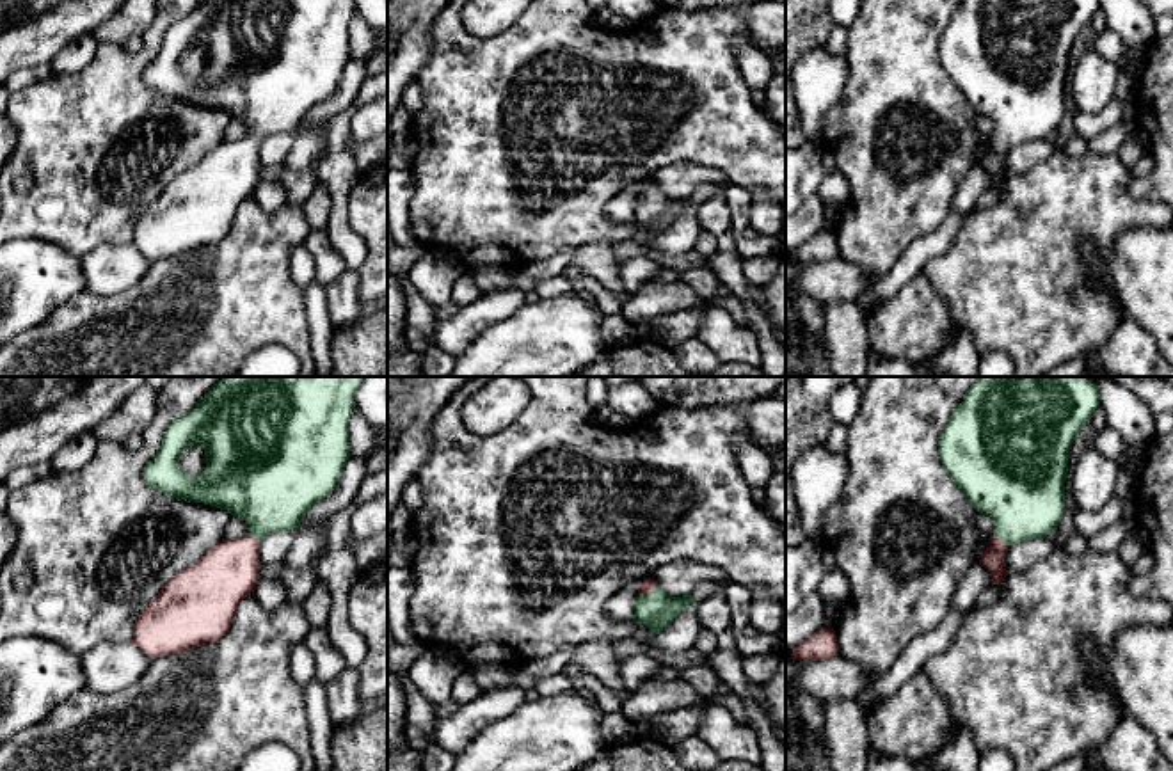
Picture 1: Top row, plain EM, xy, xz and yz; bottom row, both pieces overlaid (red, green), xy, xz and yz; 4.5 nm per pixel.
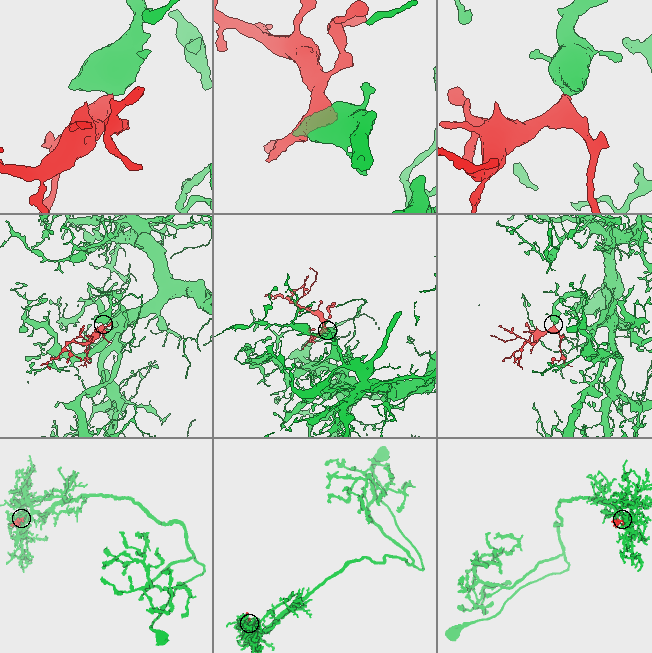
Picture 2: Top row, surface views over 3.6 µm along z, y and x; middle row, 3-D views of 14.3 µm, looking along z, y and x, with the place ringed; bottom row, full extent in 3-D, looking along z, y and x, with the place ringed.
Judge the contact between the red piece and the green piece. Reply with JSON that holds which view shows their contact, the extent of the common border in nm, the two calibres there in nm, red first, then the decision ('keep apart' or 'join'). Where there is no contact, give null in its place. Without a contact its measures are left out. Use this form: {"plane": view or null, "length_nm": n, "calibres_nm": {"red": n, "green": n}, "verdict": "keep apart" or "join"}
{"plane": "xz", "length_nm": 110, "calibres_nm": {"red": 60, "green": 170}, "verdict": "join"}

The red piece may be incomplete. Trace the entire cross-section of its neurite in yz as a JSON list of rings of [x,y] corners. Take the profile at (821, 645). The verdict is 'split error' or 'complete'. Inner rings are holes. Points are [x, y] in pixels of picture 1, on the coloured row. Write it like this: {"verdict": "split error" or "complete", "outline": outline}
{"verdict": "complete", "outline": [[[823,627],[816,634],[812,634],[803,643],[796,645],[793,650],[794,659],[830,659],[839,656],[839,643],[834,629]]]}

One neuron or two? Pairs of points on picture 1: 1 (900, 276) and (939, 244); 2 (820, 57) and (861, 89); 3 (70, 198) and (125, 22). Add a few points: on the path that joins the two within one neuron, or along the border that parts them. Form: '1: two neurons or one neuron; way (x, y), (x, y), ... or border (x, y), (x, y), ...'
1: one neuron; way (909, 267), (930, 246)
2: two neurons; border (846, 55), (846, 86), (843, 96), (827, 114)
3: two neurons; border (119, 43), (98, 45)

